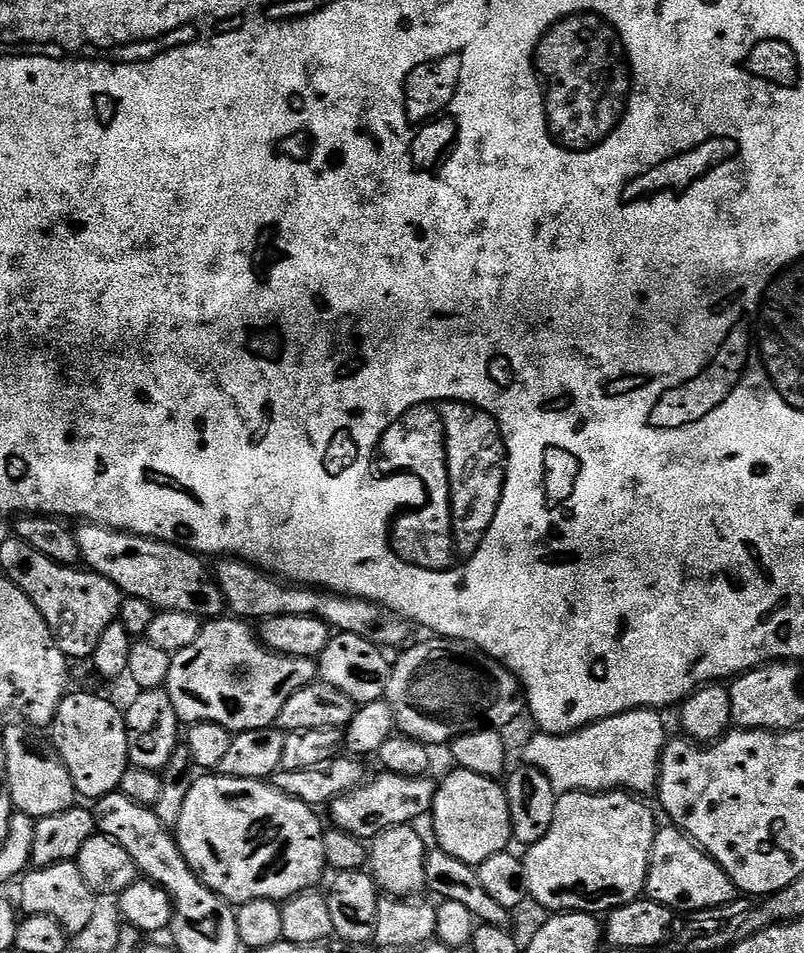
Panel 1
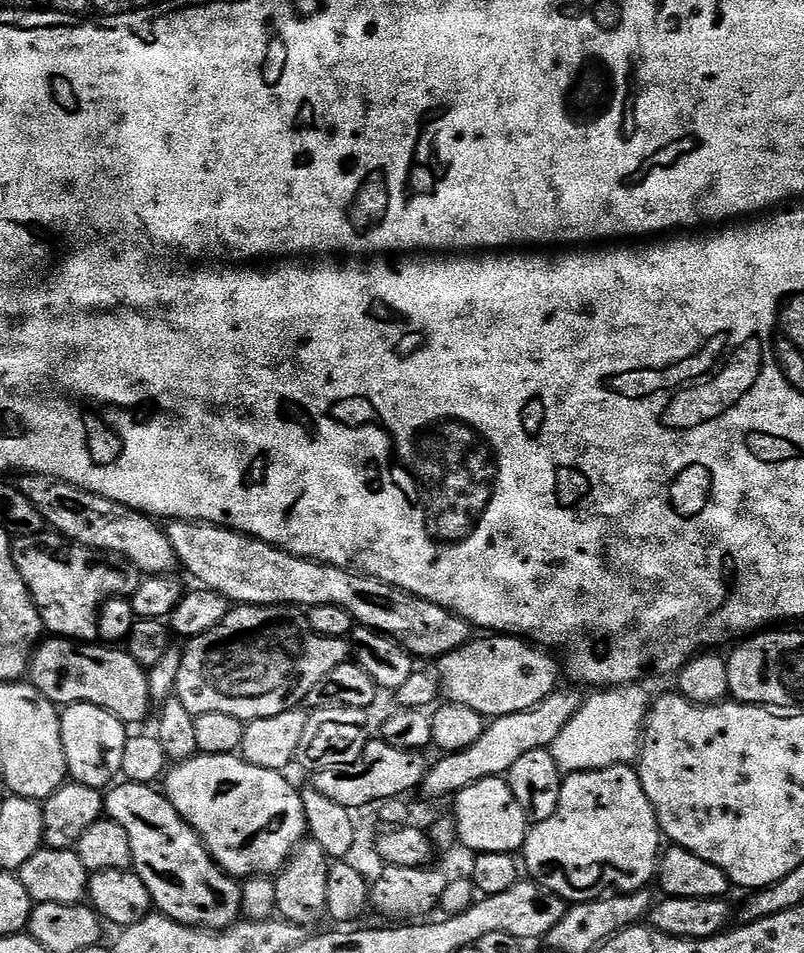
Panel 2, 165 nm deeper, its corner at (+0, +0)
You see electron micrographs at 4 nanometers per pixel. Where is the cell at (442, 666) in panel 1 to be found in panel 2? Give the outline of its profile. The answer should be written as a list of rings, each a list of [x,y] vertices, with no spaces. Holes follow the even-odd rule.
[[[492,634],[484,639],[488,640],[473,638],[448,656],[439,657],[438,683],[451,703],[478,710],[486,718],[495,718],[530,710],[530,706],[557,691],[562,668],[551,651],[533,646],[519,636]]]

